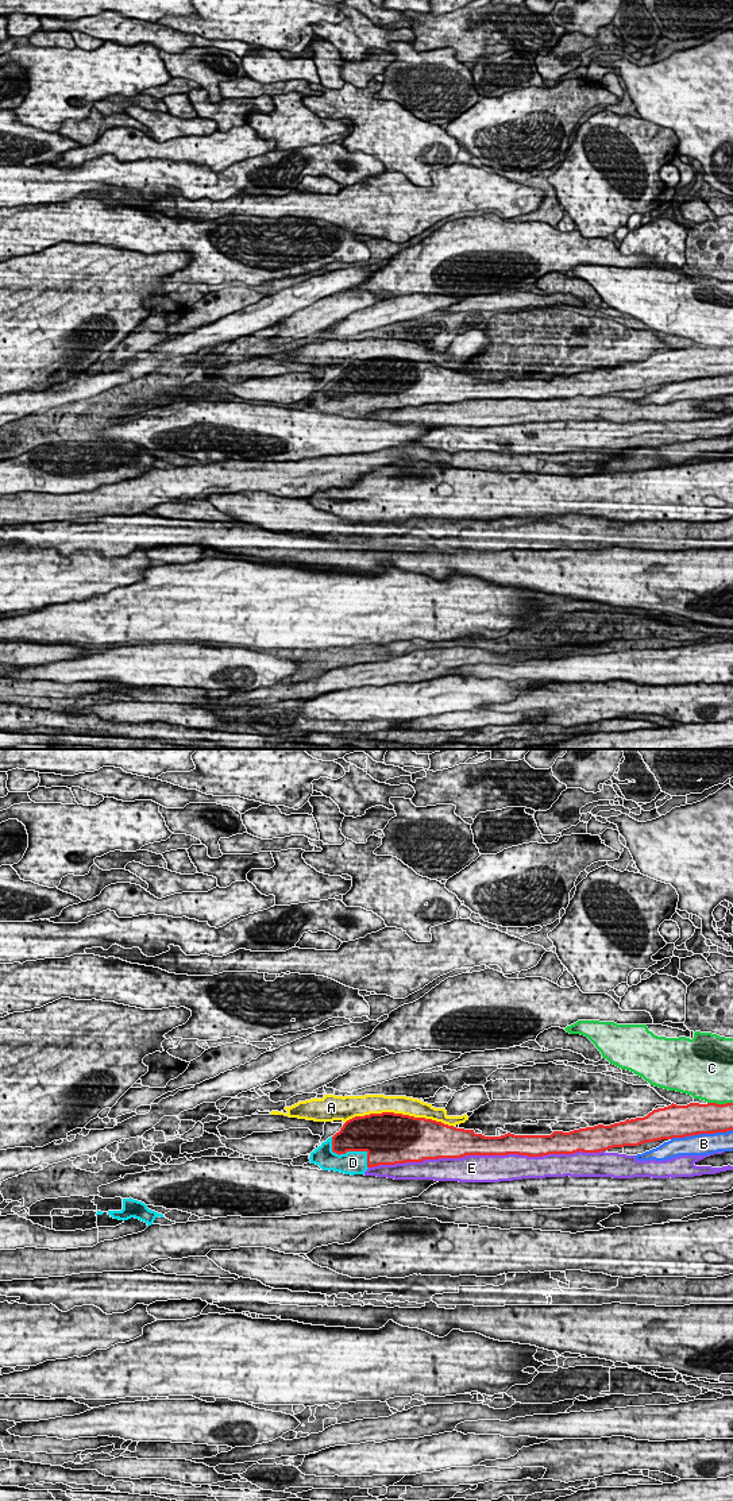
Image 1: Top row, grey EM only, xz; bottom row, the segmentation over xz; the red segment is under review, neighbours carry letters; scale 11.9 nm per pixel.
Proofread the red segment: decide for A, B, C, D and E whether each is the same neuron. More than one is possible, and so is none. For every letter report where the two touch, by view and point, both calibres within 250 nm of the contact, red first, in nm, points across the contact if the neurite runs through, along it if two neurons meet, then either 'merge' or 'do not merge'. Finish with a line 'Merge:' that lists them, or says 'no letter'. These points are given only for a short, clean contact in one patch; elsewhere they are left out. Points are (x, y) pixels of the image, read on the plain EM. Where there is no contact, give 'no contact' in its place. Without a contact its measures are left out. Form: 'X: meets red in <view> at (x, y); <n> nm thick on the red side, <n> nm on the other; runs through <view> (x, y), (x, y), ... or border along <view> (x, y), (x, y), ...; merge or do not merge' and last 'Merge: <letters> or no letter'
A: meets red in xz at (398, 358); 500 nm thick on the red side, 220 nm on the other; do not merge
B: meets red in xz at (701, 377); 380 nm thick on the red side, 260 nm on the other; do not merge
C: meets red in xz at (720, 348); 360 nm thick on the red side, 440 nm on the other; do not merge
D: meets red in xz at (350, 394); 420 nm thick on the red side, 280 nm on the other; merge
E: meets red in xz at (486, 398); 280 nm thick on the red side, 320 nm on the other; do not merge
Merge: D

